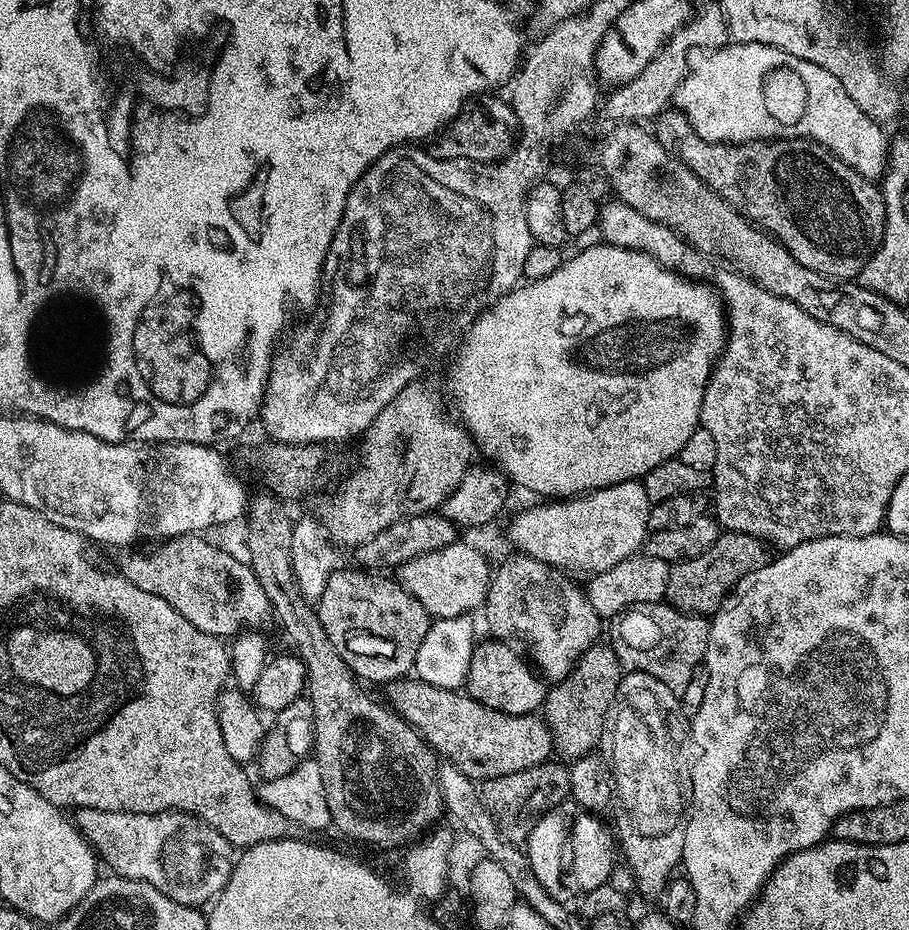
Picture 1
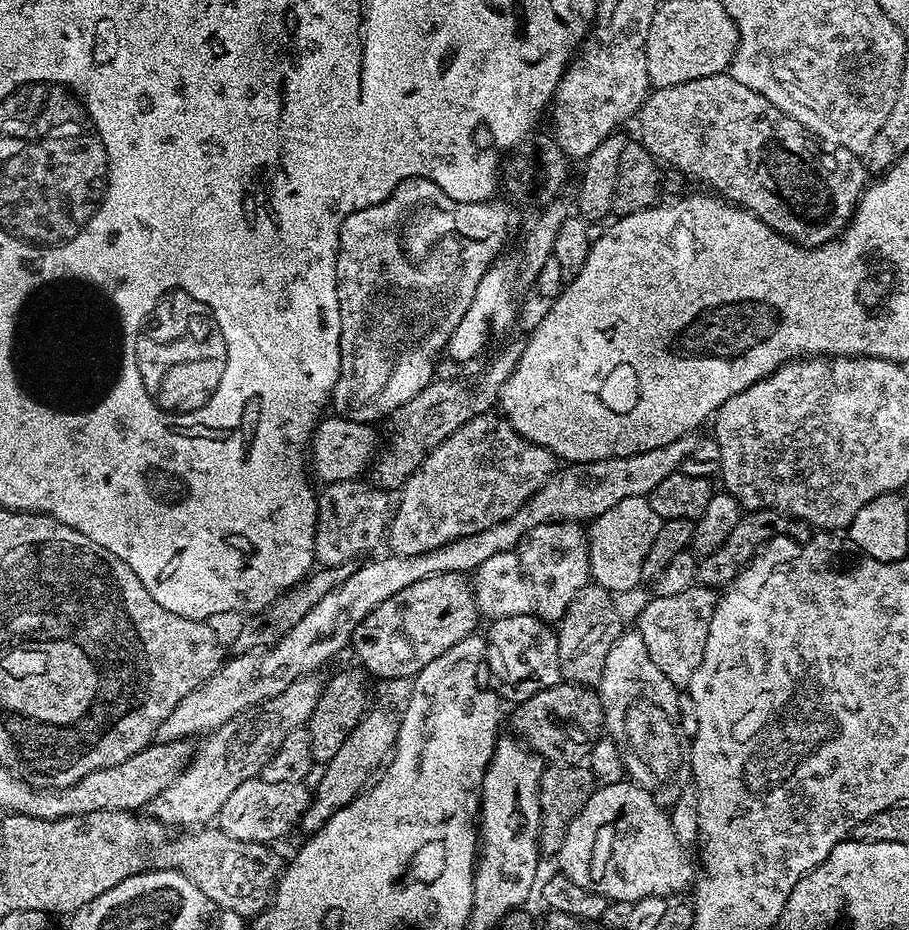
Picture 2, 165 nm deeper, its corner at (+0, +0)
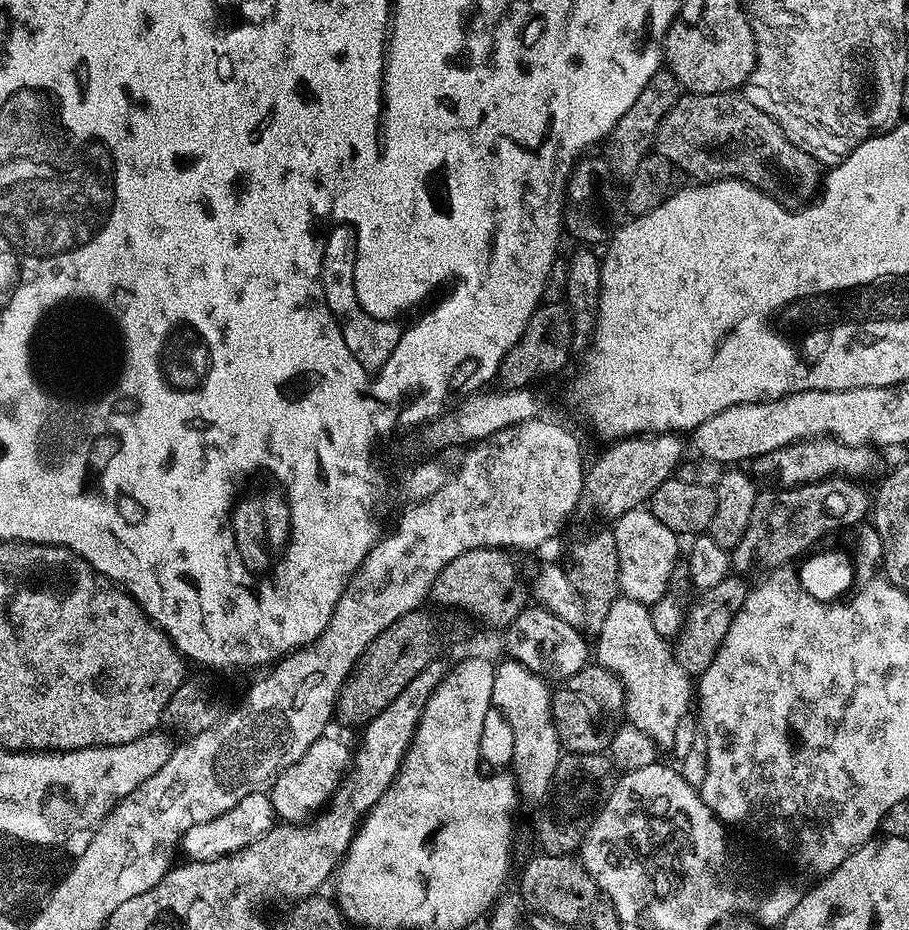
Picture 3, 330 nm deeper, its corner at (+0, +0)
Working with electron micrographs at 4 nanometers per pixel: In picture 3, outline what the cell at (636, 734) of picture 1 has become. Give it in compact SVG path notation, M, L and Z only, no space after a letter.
M620 594L606 614L594 640L594 660L613 672L624 688L627 723L638 726L658 746L671 746L678 722L689 715L694 704L694 680L676 661L669 641L654 628L649 605Z

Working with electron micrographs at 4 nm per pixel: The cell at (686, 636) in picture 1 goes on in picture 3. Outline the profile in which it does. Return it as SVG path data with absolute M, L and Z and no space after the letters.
M730 574L722 578L718 586L703 589L697 595L700 596L697 600L695 597L694 603L689 607L688 616L684 620L684 628L674 640L676 661L688 671L689 676L699 678L706 670L706 666L714 662L714 654L718 654L726 638L726 632L730 630L730 624L734 622L736 611L746 602L749 591L750 584L745 577Z

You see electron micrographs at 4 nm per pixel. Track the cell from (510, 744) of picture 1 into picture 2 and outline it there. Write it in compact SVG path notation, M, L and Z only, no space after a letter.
M567 682L539 691L533 698L515 705L512 711L512 730L550 764L583 763L604 728L604 707L599 693L591 687Z

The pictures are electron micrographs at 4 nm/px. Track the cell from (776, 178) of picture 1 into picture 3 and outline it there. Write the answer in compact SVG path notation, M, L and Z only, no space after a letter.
M739 91L681 95L680 101L668 111L666 118L662 118L654 148L670 162L676 163L685 177L700 182L741 180L762 190L767 196L775 196L785 206L807 205L817 195L822 184L820 164L816 161L819 159L788 141L788 136L778 126L778 122L774 122L770 114L762 114L762 110L758 110L758 106L754 106L754 102L747 100Z

